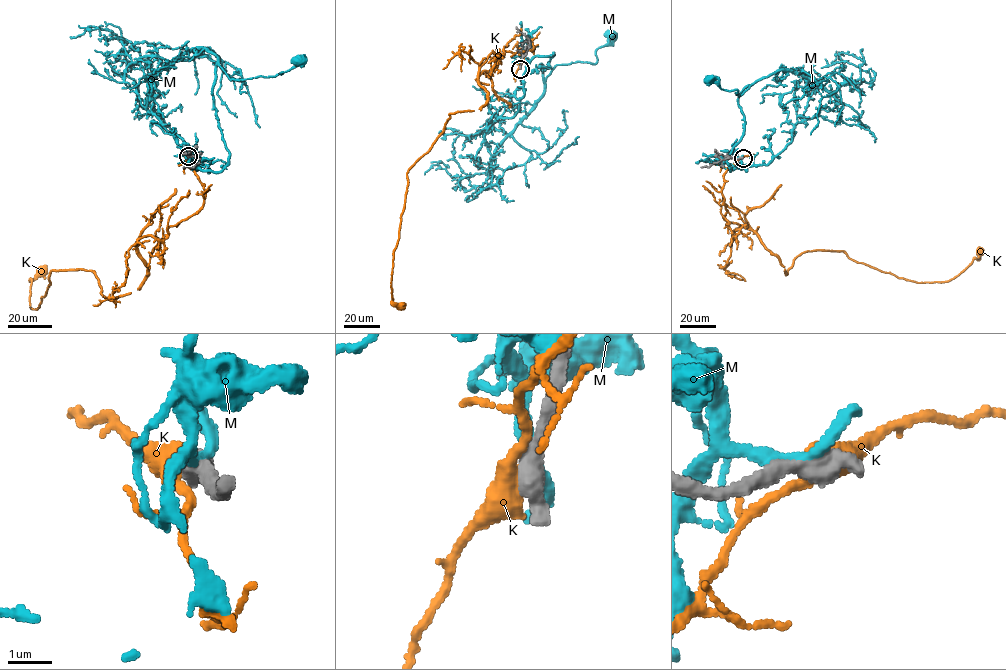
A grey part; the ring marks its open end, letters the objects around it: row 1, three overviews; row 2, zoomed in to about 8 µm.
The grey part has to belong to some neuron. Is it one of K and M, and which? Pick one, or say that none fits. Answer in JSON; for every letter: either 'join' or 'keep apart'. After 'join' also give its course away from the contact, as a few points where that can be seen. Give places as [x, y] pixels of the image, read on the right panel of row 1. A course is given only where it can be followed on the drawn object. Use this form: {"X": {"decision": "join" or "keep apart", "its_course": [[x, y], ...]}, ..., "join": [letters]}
{"K": {"decision": "keep apart"}, "M": {"decision": "keep apart"}, "join": []}

